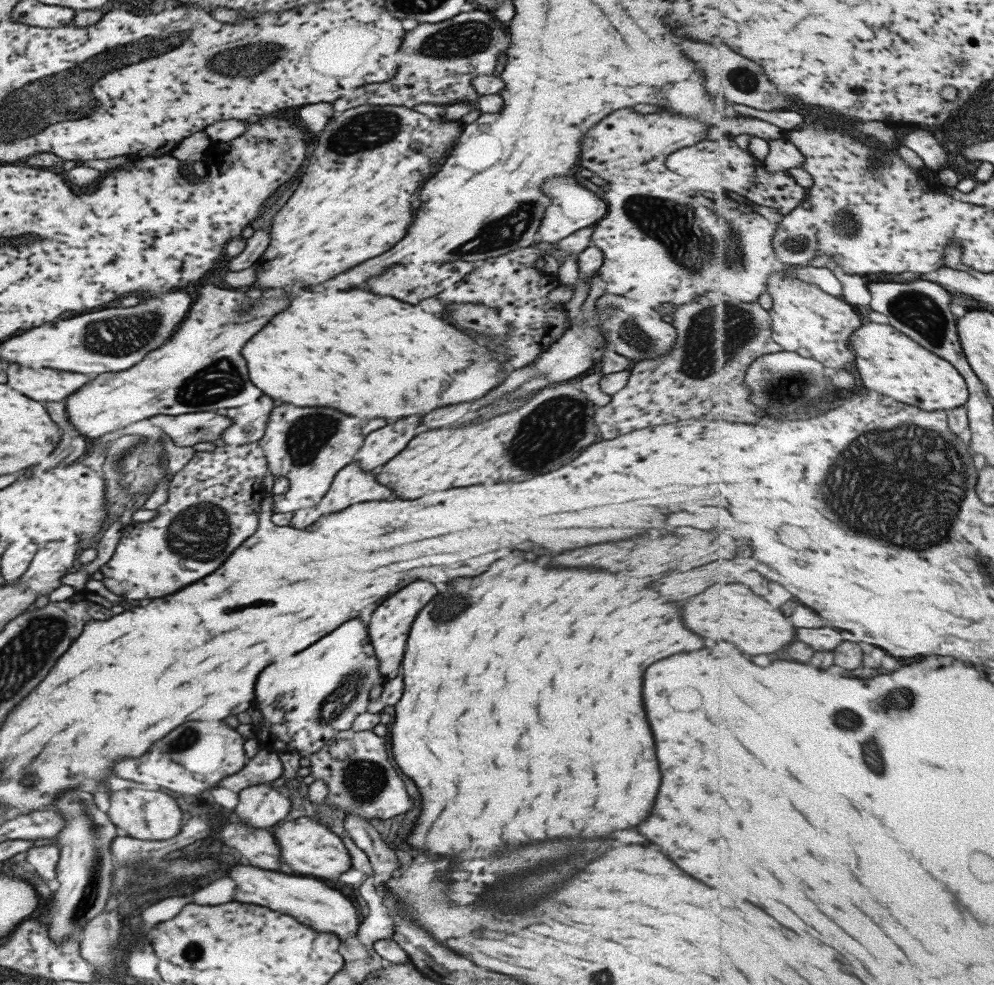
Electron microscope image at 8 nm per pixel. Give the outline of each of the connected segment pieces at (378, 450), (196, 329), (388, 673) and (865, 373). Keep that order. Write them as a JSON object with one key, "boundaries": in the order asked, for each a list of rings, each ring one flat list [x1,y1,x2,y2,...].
{"boundaries":[[[408,416,394,424,384,426,382,430,371,432,356,453,354,460,360,461,361,469,373,472,386,461,395,457,417,434,420,428,420,416]],[[206,280,201,287,200,296,178,328,176,338,172,336,160,350,149,352,146,362,138,362,130,370,95,375,72,398,66,398,68,422,79,434,98,438,154,415,178,416,228,409,244,406,262,396,248,380,246,360,238,352,276,312,288,306,290,298,258,302,254,310,238,316,238,304,250,300,246,294,222,290]],[[412,582,406,588,402,588,400,592,396,592,392,598,388,598,388,602,382,602,376,610,374,616,370,620,368,626,368,634,371,644,375,648,376,656,379,660,379,671,384,682,388,682,401,675,401,662,405,653,405,648,410,632,410,626,416,618,416,614,438,594,436,586,430,582]],[[866,324,852,338,852,348,858,354,858,370,864,384,870,390,878,390,900,402,920,406,924,410,954,410,970,400,970,388,966,378,952,362,930,352,908,334,890,324]]]}

